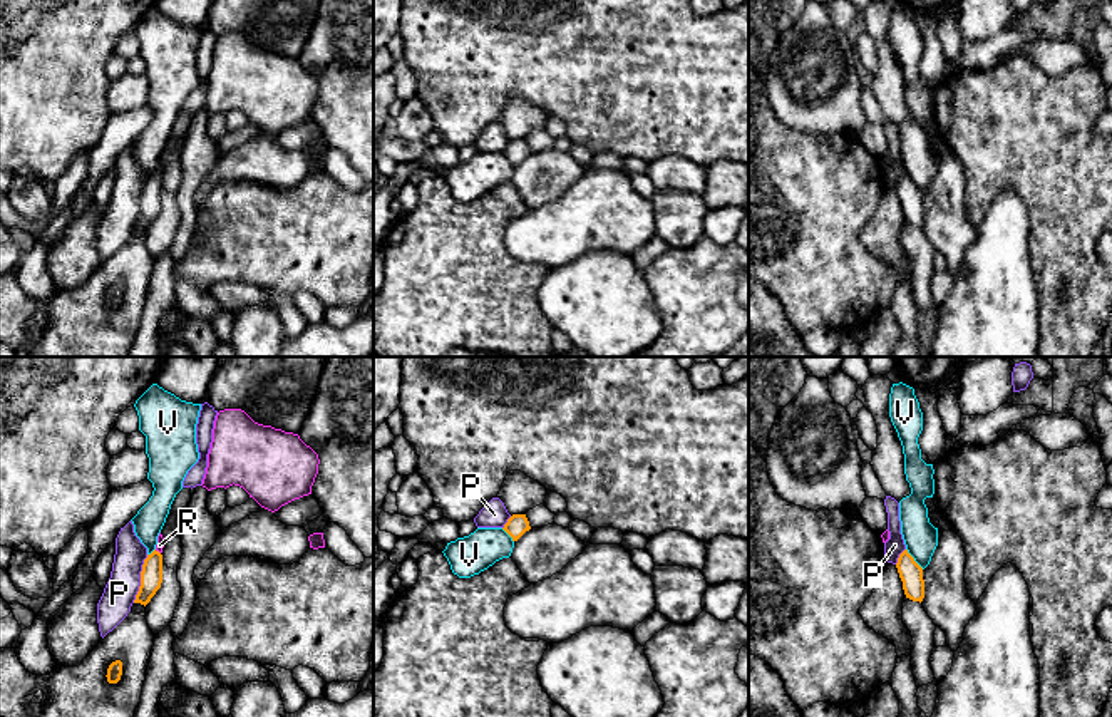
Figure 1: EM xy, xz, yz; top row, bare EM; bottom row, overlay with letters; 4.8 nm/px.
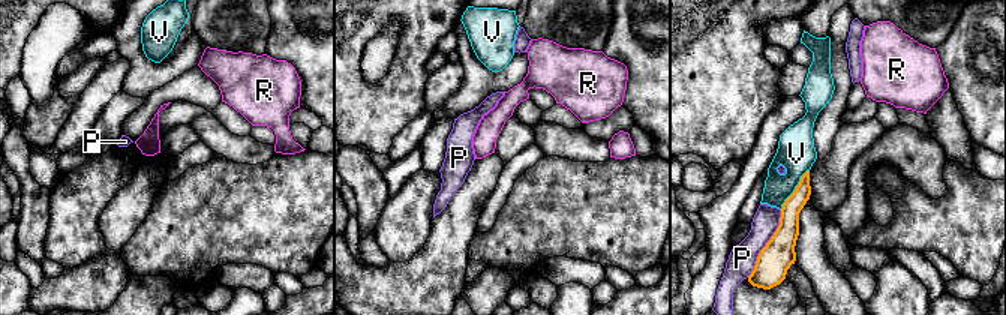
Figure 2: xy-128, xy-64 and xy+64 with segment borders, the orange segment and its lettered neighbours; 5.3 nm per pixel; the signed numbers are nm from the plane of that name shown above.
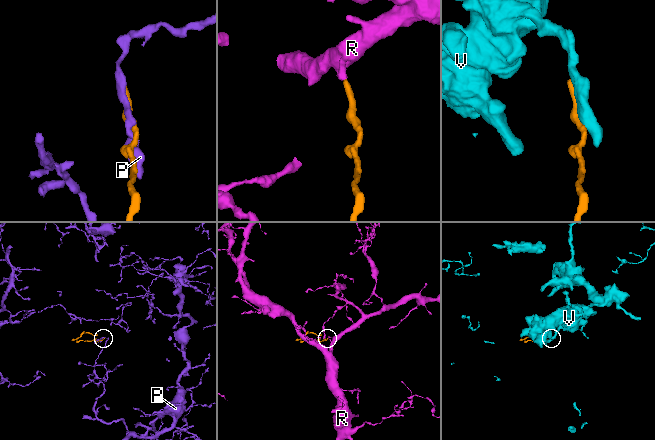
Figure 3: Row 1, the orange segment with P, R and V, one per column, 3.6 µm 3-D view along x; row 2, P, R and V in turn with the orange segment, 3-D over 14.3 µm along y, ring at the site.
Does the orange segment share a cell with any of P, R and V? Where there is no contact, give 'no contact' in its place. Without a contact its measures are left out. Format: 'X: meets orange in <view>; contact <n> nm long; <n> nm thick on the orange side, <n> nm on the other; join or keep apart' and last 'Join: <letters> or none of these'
P: meets orange in xy; contact 240 nm long; 110 nm thick on the orange side, 160 nm on the other; keep apart
R: meets orange in xy; contact 40 nm long; 110 nm thick on the orange side, 40 nm on the other; join
V: meets orange in yz; contact 130 nm long; 110 nm thick on the orange side, 160 nm on the other; keep apart
Join: R

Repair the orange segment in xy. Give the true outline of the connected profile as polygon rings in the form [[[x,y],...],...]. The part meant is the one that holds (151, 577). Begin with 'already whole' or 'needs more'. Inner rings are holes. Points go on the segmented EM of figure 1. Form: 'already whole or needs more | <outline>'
needs more | [[[159,533],[156,549],[147,555],[141,571],[141,586],[134,603],[147,605],[162,583],[162,548],[164,538]]]

